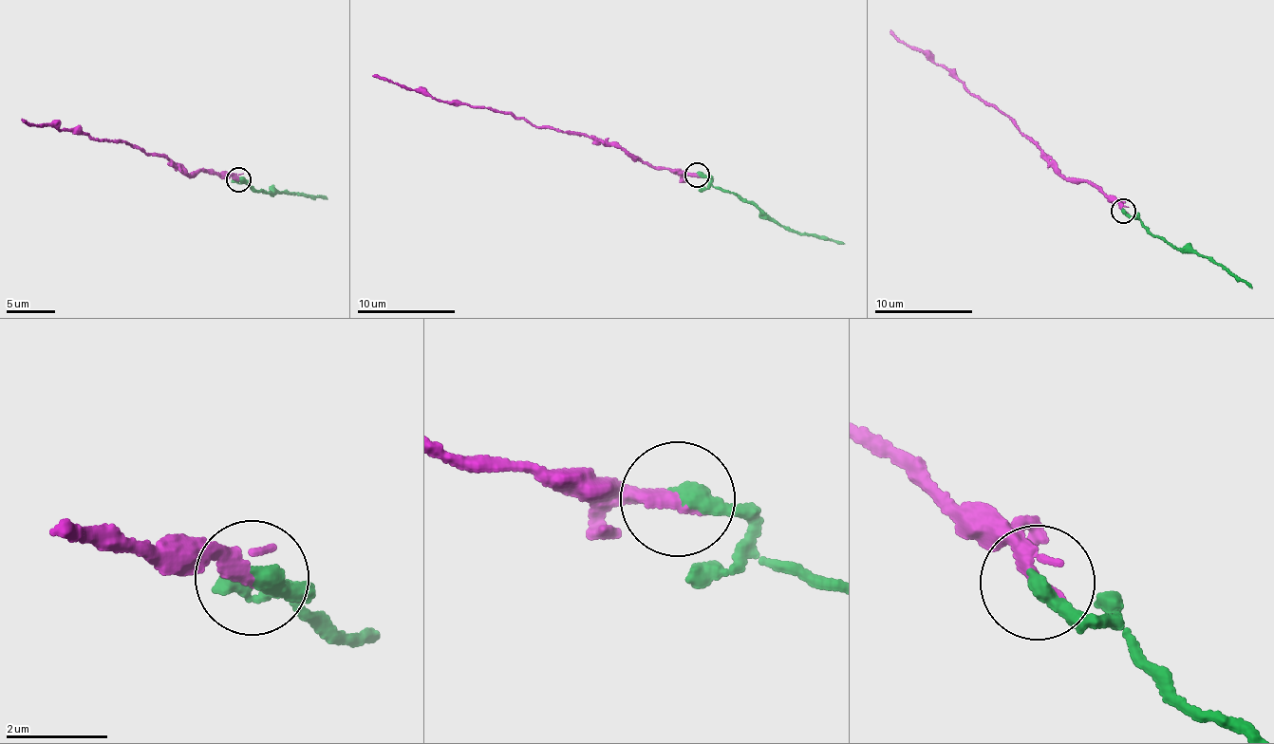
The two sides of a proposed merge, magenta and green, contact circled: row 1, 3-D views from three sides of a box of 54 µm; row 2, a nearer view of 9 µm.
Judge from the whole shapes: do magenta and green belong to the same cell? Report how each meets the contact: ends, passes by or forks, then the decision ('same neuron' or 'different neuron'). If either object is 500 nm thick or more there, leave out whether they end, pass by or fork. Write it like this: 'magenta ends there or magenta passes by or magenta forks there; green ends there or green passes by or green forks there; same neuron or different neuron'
magenta ends there; green ends there; same neuron

